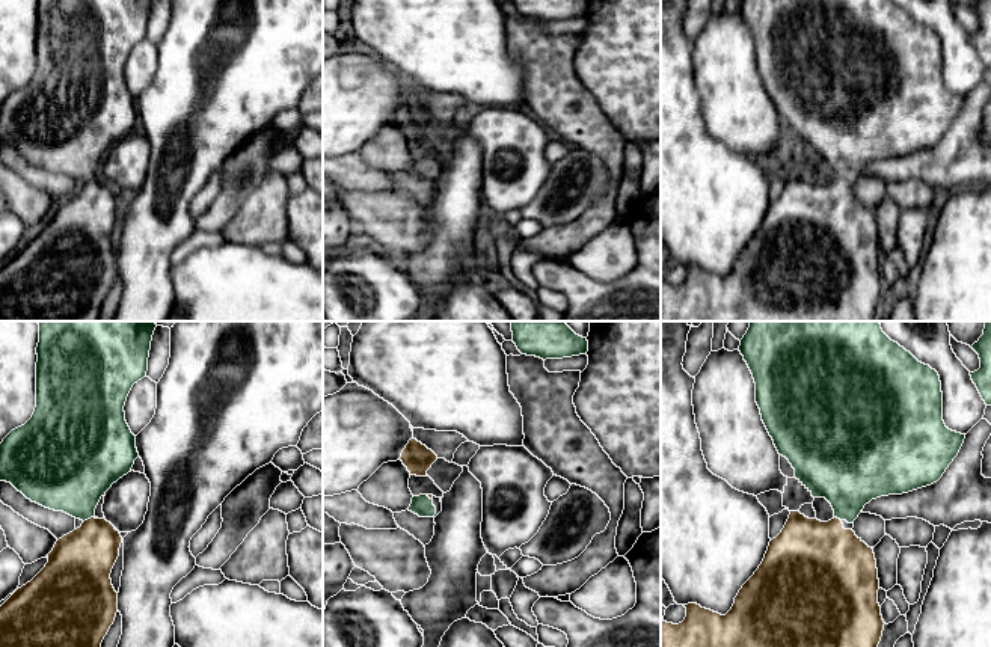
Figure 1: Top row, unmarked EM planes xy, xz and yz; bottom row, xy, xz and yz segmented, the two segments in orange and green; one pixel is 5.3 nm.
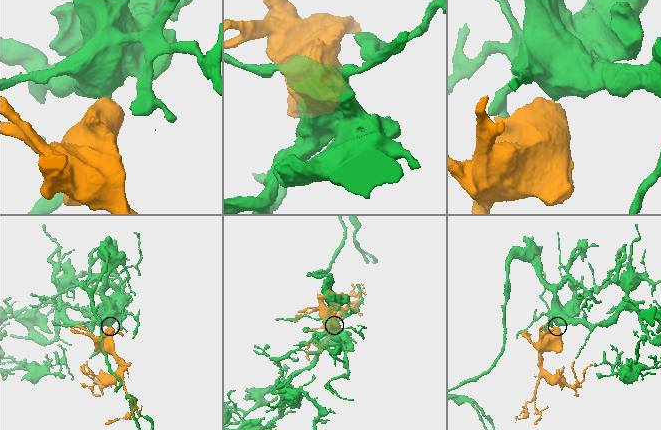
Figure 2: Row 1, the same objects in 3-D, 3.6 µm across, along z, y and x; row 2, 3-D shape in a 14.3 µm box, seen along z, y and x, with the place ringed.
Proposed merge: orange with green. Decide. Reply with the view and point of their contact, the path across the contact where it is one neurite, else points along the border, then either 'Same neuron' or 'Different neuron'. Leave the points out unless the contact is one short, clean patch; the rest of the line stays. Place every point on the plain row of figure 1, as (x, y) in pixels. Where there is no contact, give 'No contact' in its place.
Touches orange at xy (88, 181). Path across: xy (80, 225), (88, 214), (88, 181), (71, 137). Same neuron

